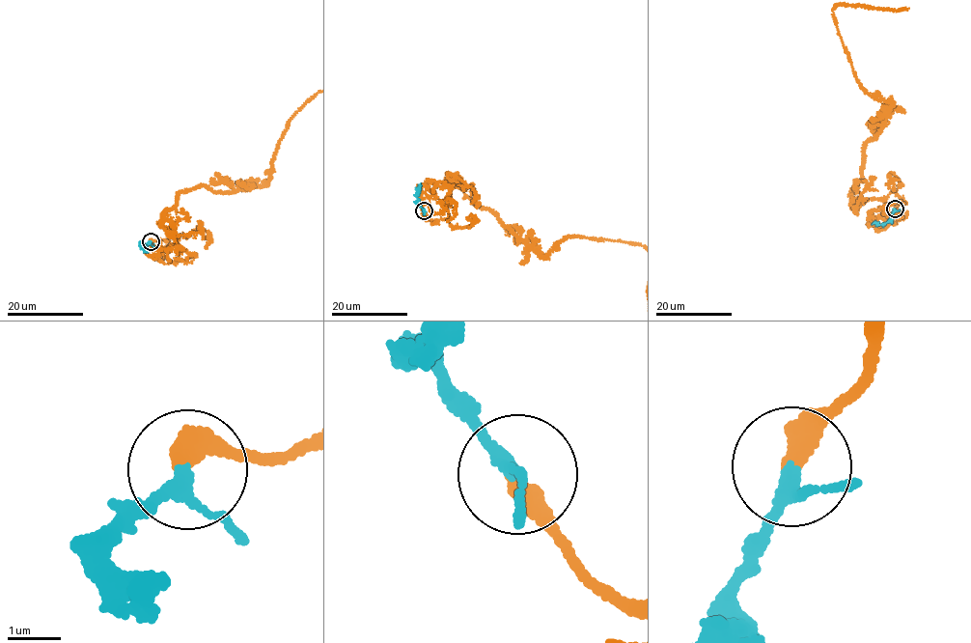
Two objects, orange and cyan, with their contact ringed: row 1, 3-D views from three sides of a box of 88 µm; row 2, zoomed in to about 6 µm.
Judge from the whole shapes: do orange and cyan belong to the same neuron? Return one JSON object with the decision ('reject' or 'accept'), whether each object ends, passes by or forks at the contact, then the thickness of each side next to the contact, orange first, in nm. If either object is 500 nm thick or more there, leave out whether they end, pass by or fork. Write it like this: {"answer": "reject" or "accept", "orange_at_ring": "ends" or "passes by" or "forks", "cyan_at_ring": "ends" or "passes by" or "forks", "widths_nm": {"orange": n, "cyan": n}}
{"answer": "accept", "orange_at_ring": "ends", "cyan_at_ring": "passes by", "widths_nm": {"orange": 400, "cyan": 200}}

